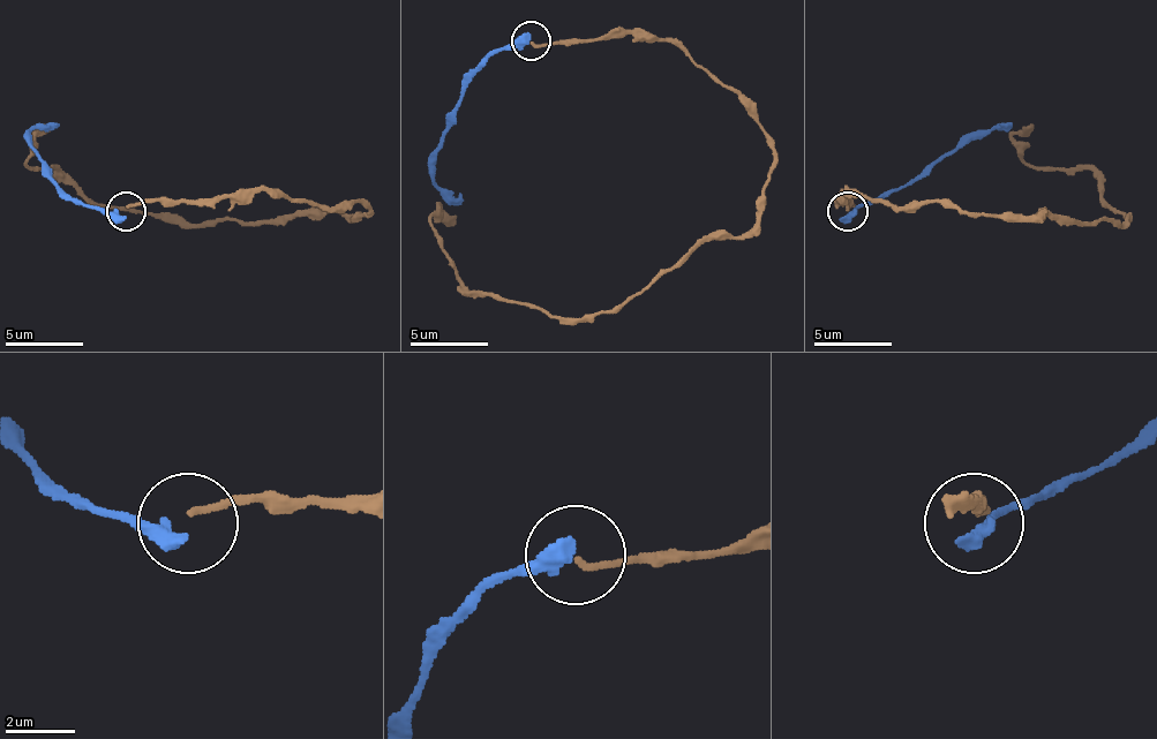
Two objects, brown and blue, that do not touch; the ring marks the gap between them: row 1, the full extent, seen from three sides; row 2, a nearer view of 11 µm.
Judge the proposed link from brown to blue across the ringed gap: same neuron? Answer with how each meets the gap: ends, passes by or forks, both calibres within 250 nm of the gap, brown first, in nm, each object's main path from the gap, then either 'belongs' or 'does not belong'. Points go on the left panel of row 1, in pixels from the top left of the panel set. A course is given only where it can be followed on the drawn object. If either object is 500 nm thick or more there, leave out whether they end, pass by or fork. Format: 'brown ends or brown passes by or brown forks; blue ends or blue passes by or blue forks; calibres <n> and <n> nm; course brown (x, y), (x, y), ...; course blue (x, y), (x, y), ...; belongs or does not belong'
brown ends; blue ends; calibres 190 and 480 nm; course brown (125, 208), (270, 191), (368, 211), (211, 223), (90, 203), (54, 168), (27, 164), (31, 144), (51, 125); course blue (125, 215), (110, 215), (82, 203), (51, 180), (31, 149), (31, 133), (58, 125); does not belong

